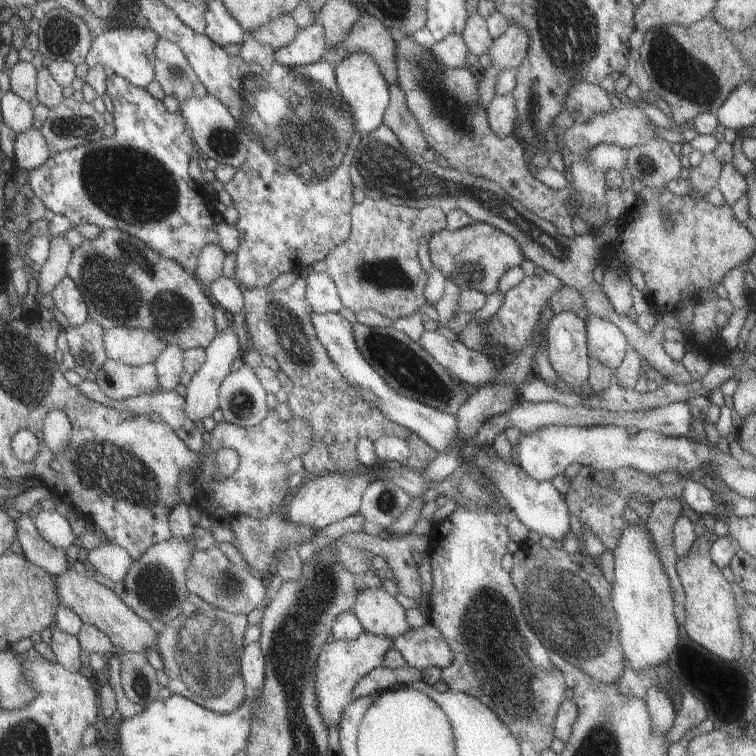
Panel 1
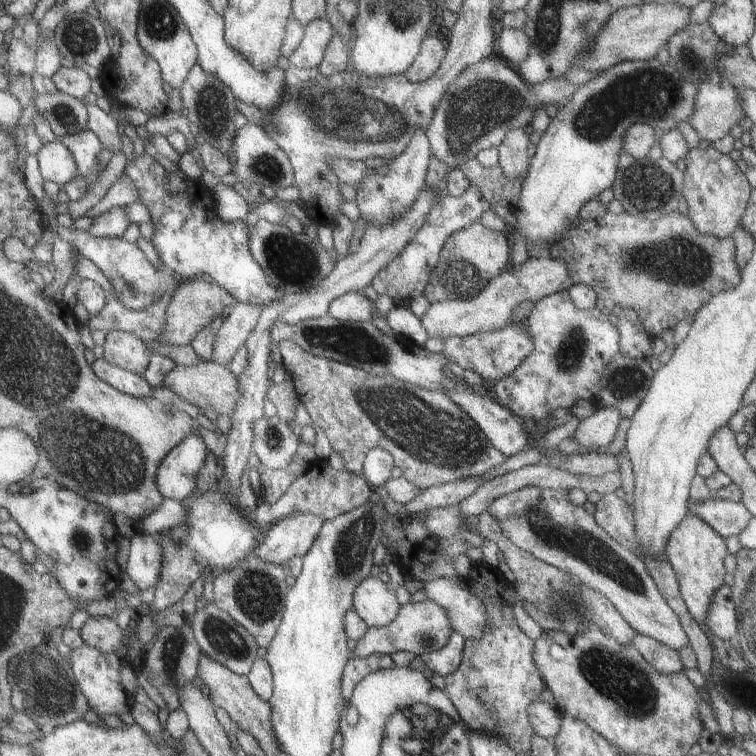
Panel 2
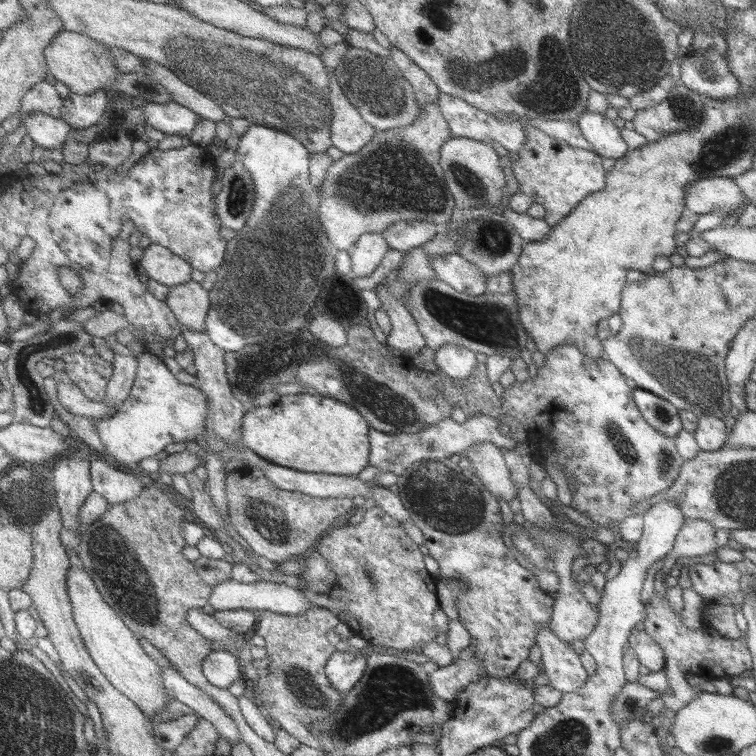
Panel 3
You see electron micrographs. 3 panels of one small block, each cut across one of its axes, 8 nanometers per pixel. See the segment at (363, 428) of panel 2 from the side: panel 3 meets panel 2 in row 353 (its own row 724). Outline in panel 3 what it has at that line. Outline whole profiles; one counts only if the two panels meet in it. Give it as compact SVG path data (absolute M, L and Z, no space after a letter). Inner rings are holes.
M318 607L302 614L262 611L251 633L266 641L267 655L270 656L267 668L271 672L258 679L252 696L266 708L272 721L276 720L282 730L298 742L317 749L322 748L321 740L310 732L310 723L332 715L344 701L344 693L334 690L325 674L326 661L336 651L335 645L328 642L327 634L339 623L334 613Z

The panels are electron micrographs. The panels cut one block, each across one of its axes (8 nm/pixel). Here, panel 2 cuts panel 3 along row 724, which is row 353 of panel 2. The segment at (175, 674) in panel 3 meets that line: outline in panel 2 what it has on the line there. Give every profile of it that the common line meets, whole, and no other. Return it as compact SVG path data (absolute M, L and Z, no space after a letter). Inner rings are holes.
M236 303L229 310L229 316L216 333L213 361L222 366L234 358L237 350L245 344L247 336L254 330L260 320L264 305Z

